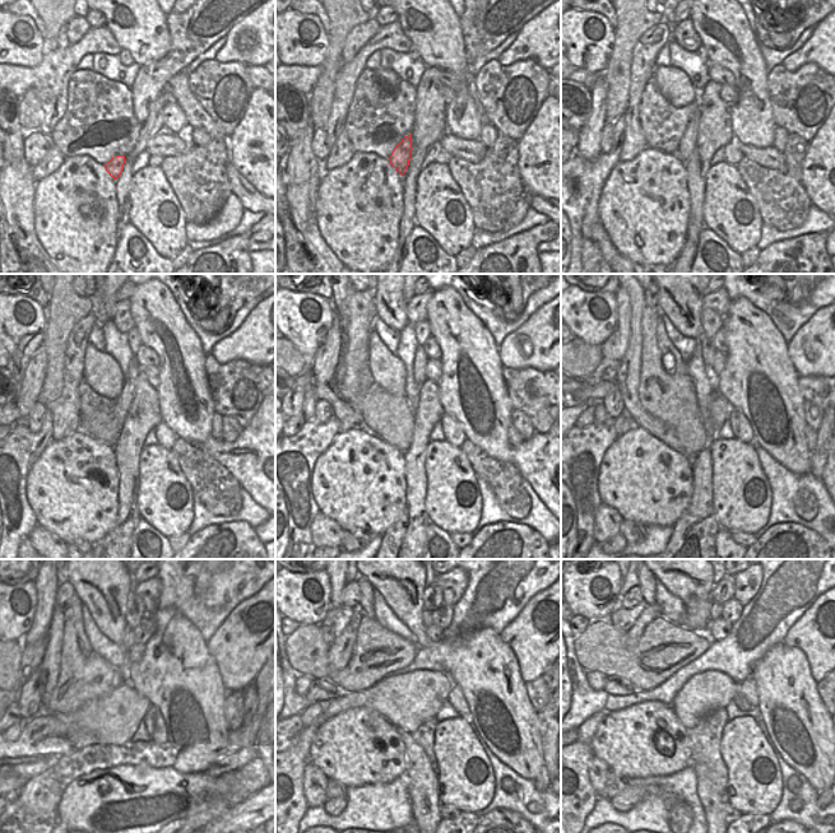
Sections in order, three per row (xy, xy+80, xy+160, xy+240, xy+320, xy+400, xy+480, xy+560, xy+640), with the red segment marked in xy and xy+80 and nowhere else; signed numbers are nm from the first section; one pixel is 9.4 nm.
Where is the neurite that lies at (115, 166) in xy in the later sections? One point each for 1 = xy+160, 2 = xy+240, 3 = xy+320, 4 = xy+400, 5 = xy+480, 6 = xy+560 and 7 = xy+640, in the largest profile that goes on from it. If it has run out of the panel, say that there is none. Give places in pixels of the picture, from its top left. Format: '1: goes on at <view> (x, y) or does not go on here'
1: goes on at xy+160 (686, 147)
2: goes on at xy+240 (123, 403)
3: goes on at xy+320 (421, 358)
4: goes on at xy+400 (708, 350)
5: goes on at xy+480 (137, 624)
6: goes on at xy+560 (426, 614)
7: goes on at xy+640 (715, 613)

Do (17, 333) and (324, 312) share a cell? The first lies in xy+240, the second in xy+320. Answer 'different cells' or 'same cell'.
same cell

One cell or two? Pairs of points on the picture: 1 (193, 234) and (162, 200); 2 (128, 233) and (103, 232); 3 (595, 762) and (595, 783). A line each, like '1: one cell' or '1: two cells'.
1: two cells
2: two cells
3: one cell

